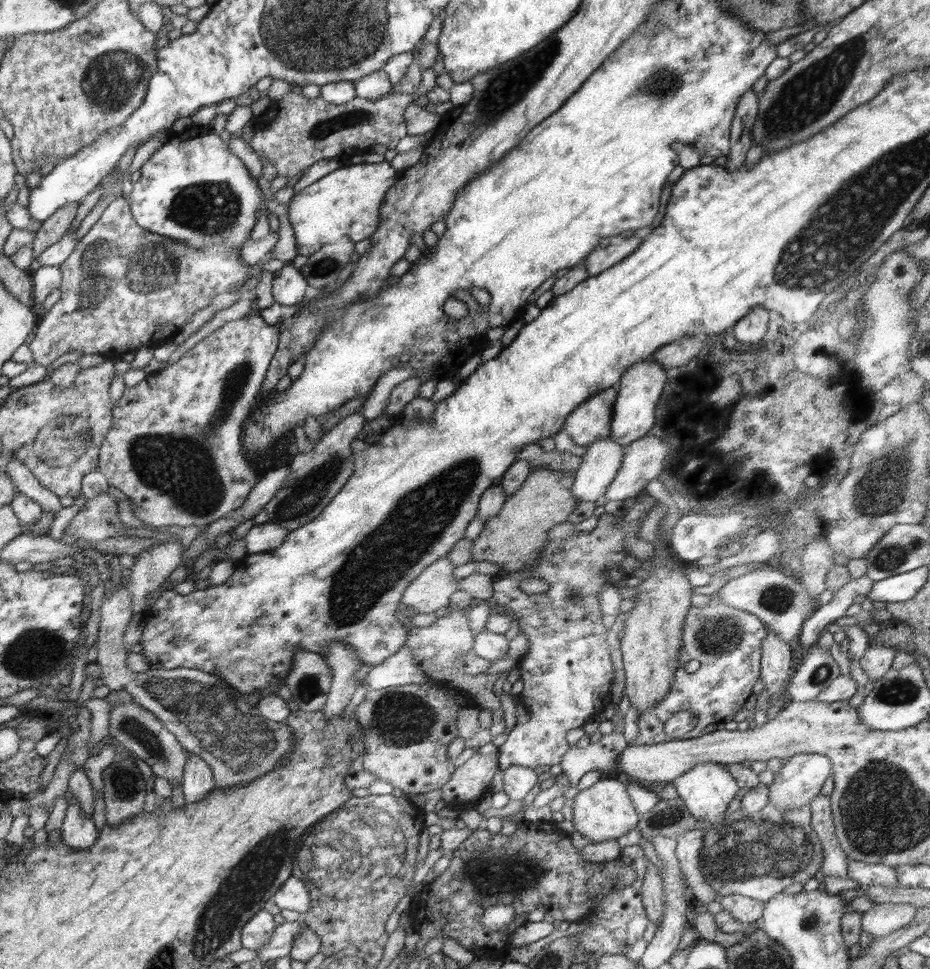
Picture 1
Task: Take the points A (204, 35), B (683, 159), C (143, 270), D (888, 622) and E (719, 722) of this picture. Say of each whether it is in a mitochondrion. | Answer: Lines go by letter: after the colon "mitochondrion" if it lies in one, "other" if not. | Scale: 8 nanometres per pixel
A: other
B: other
C: mitochondrion
D: other
E: other

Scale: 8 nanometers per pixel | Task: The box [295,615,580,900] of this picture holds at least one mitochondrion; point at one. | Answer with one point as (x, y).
(398, 719)

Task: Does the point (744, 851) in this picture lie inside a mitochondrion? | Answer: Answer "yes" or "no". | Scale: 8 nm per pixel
yes

